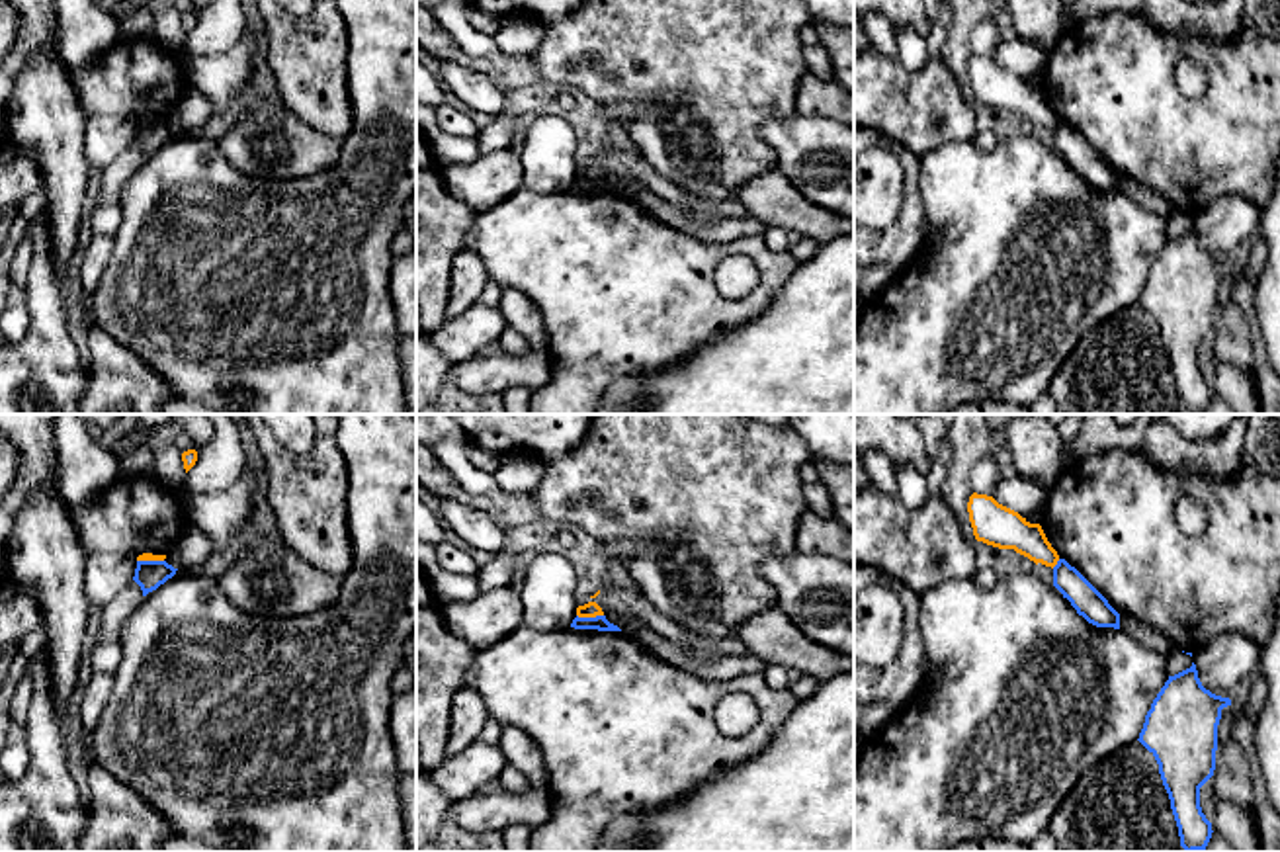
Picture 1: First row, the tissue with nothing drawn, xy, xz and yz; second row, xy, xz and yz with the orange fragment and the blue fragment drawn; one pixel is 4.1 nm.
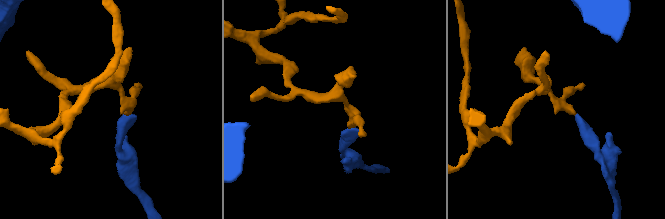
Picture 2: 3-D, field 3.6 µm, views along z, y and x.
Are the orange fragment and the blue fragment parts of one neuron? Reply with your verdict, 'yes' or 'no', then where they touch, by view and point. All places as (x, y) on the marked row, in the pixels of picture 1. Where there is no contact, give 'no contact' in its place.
no; meets orange in xz at (591, 616)

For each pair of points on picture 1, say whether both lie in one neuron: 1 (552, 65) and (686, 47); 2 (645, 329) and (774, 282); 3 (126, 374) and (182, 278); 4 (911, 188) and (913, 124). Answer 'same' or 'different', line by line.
1: same
2: same
3: different
4: different

